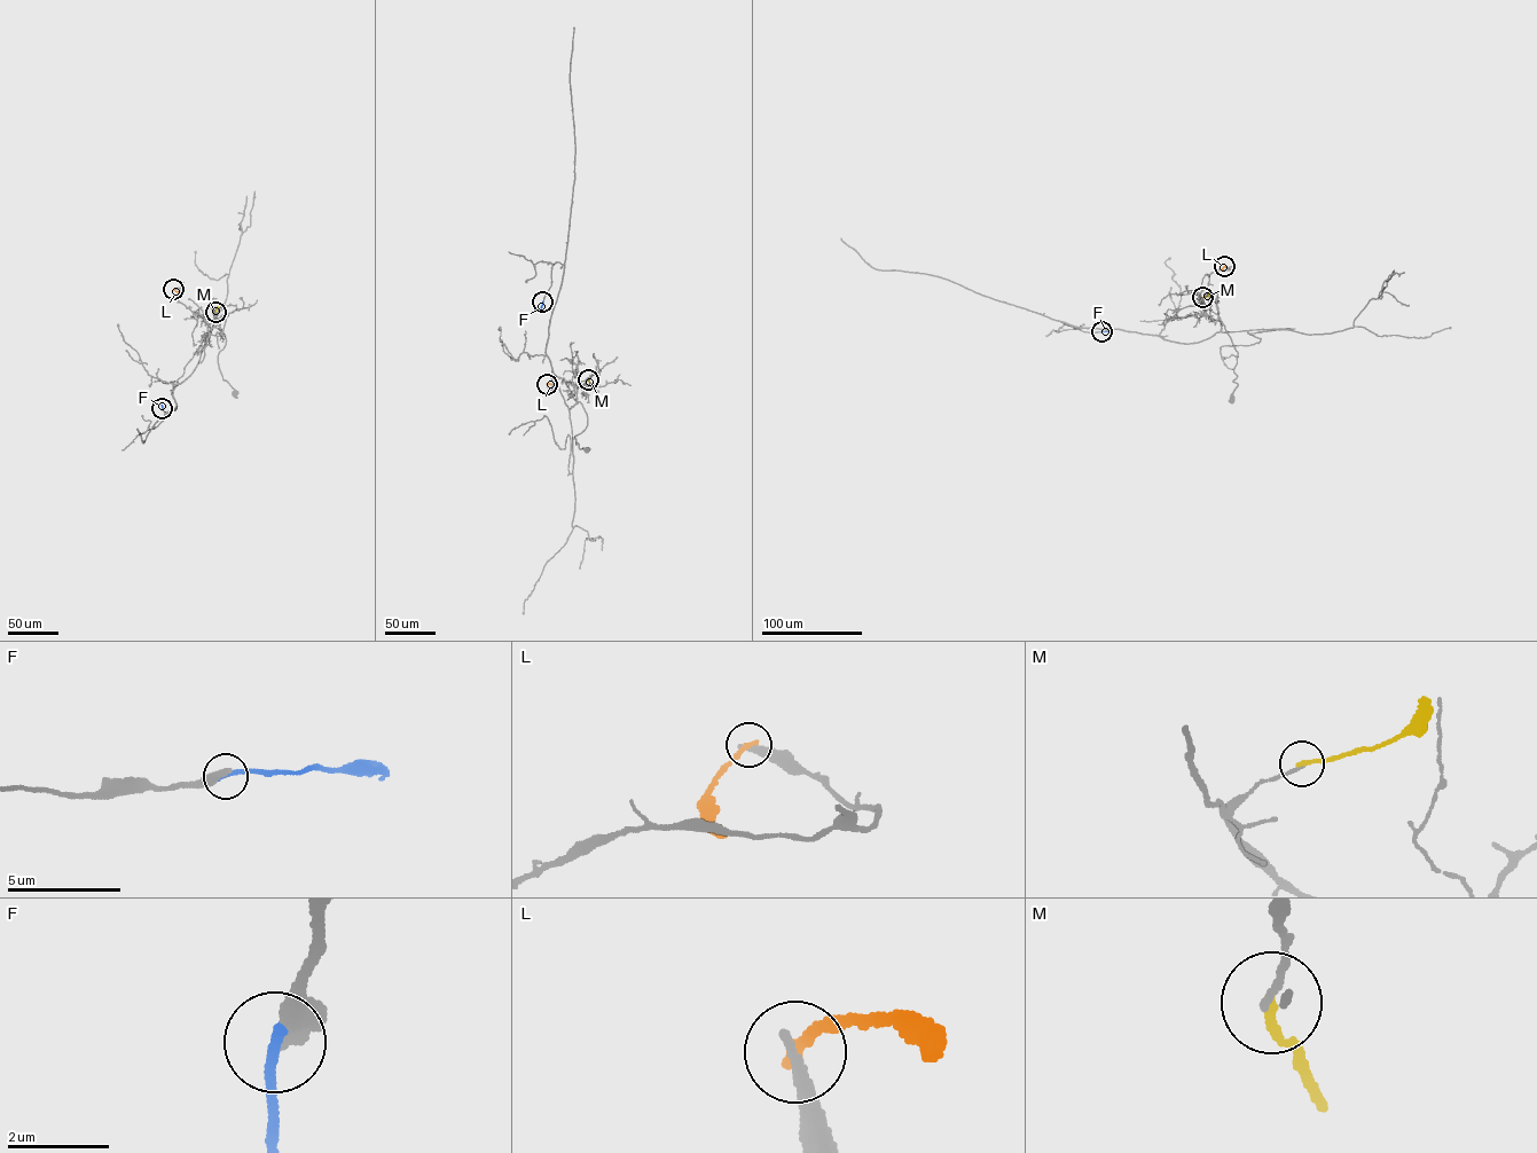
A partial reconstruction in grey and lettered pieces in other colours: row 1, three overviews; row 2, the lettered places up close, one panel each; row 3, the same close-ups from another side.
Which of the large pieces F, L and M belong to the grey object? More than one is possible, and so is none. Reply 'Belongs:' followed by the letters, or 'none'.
Belongs: F

